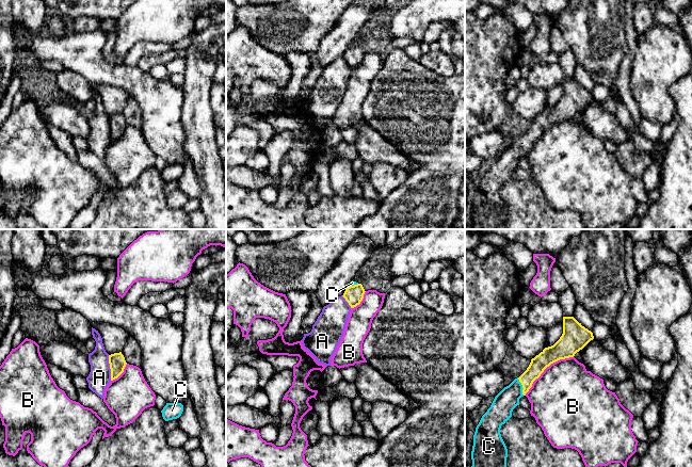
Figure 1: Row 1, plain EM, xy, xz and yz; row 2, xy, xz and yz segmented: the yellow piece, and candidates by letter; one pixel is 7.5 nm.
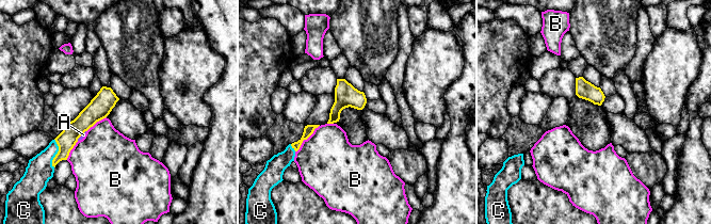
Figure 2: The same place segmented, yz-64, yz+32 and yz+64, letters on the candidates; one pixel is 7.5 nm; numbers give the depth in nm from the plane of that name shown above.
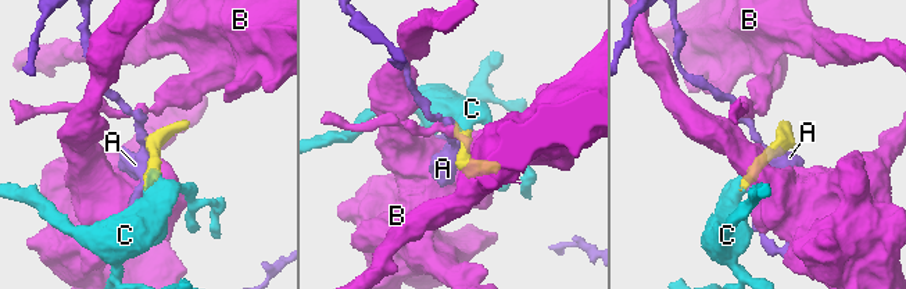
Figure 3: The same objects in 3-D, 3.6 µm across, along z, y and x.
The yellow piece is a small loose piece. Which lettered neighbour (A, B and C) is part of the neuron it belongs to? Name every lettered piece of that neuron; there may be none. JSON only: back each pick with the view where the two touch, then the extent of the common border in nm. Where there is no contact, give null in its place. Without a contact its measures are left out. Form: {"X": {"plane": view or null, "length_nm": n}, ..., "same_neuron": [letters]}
{"C": {"plane": "yz", "length_nm": 140}, "same_neuron": ["C"]}

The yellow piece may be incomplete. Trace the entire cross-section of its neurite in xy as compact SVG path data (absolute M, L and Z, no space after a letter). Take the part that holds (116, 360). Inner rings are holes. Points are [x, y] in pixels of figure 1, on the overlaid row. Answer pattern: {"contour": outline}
{"contour": "M122 352L109 355L109 364L111 369L111 381L117 379L127 365Z"}

